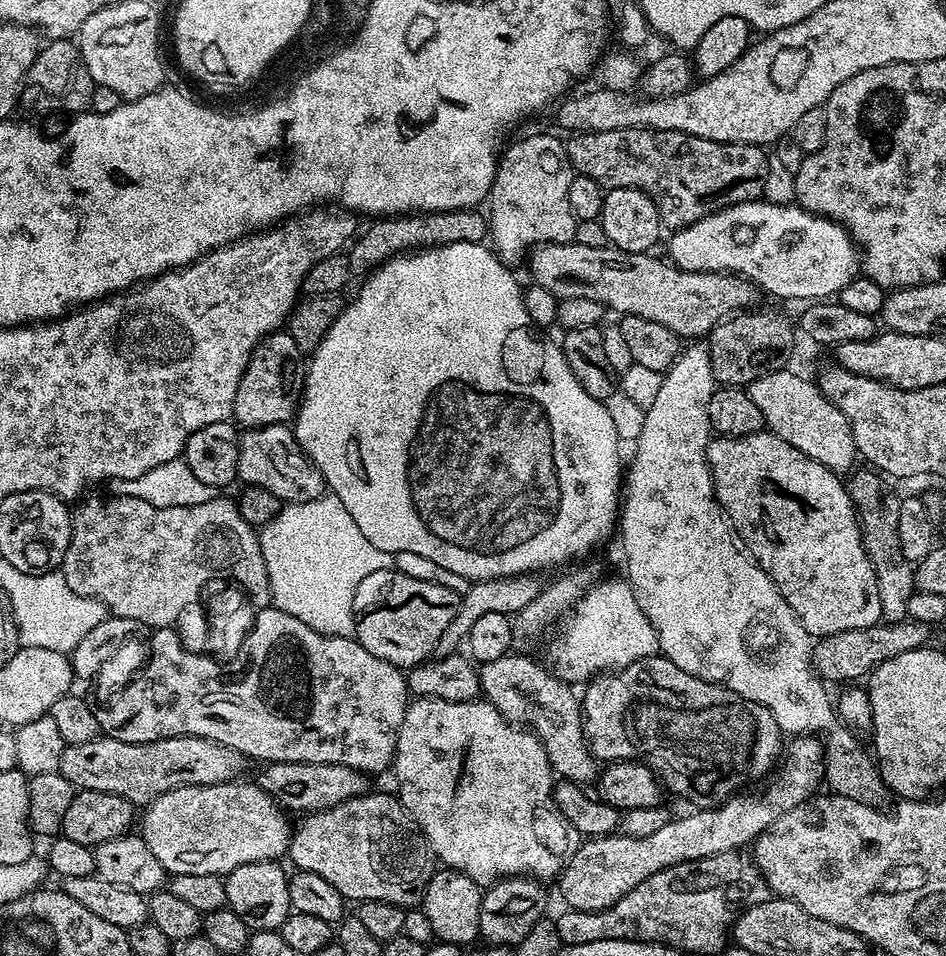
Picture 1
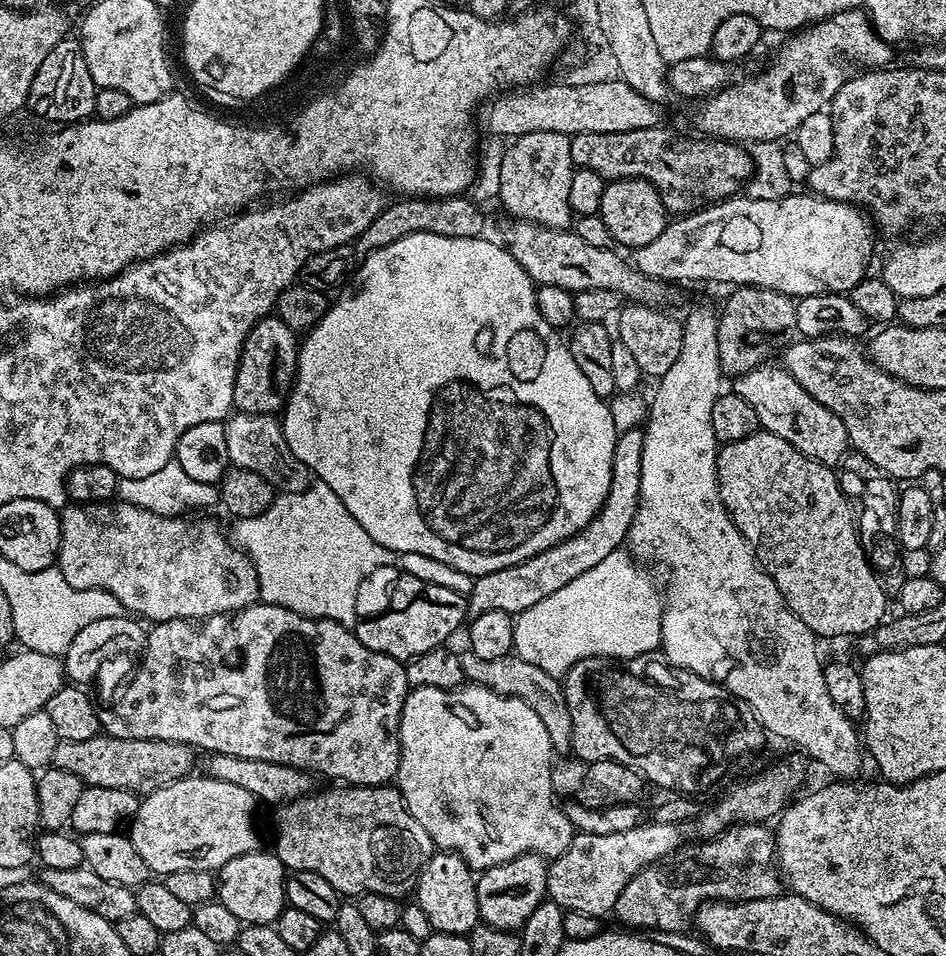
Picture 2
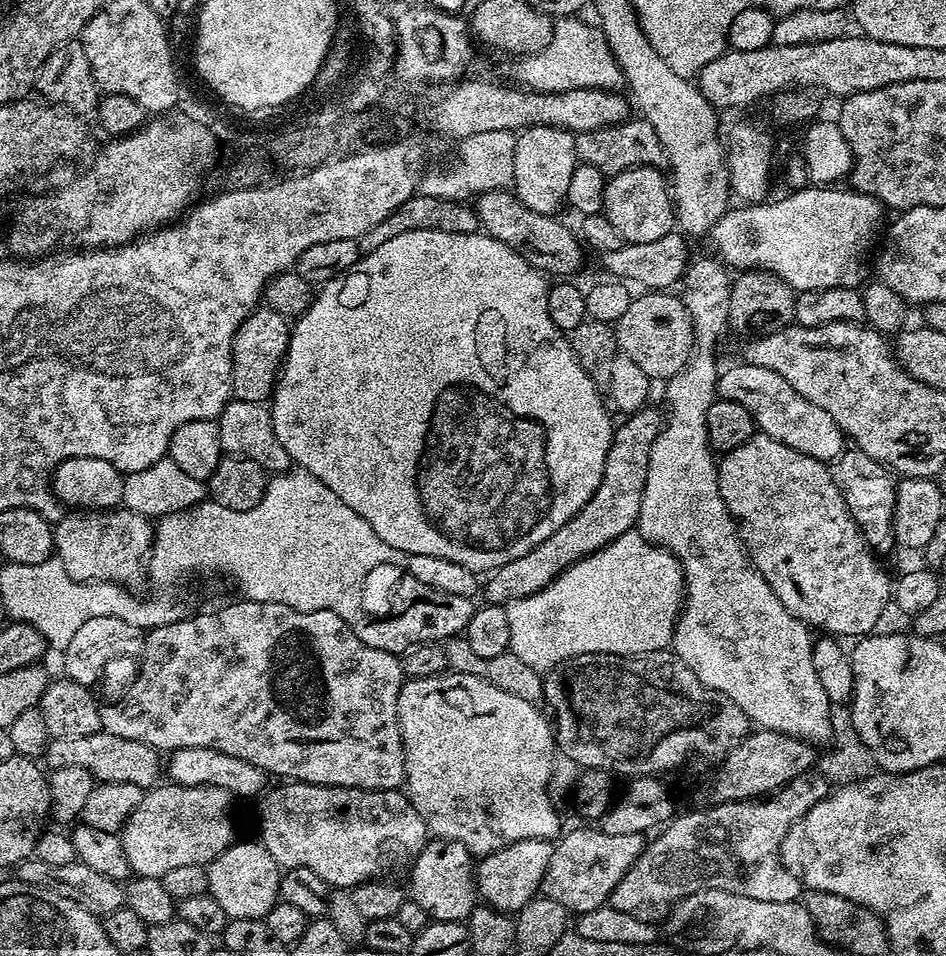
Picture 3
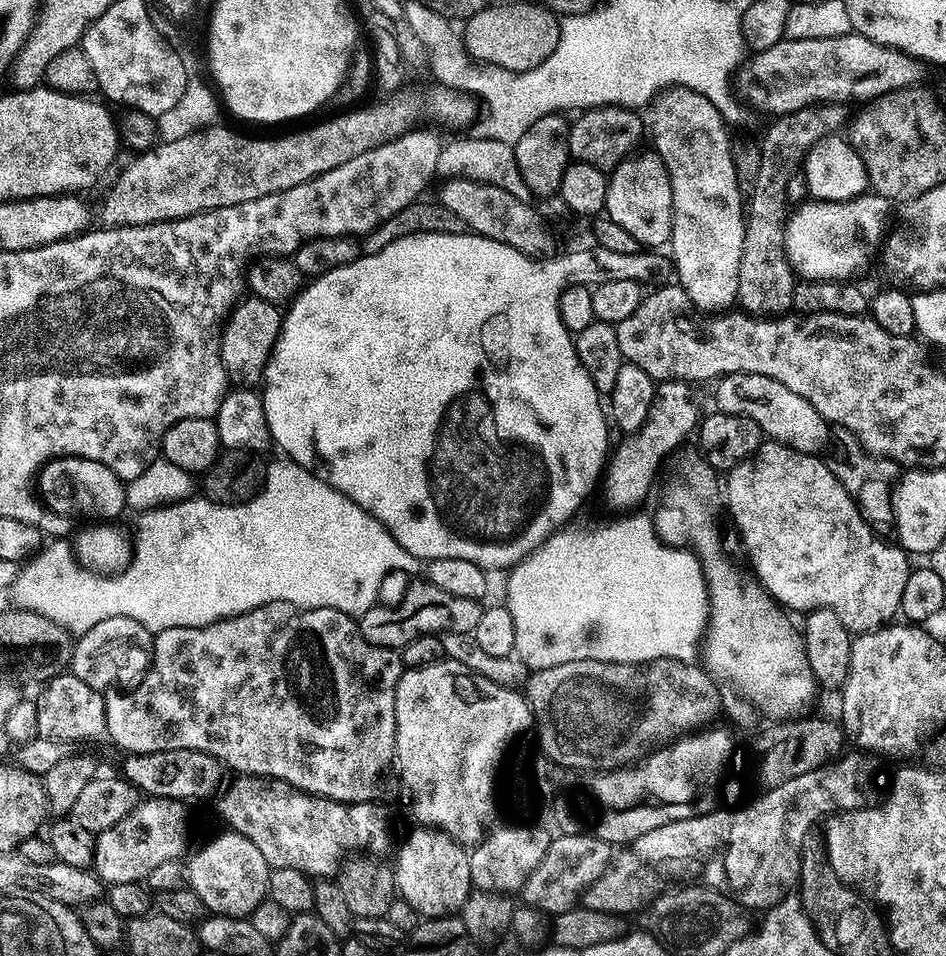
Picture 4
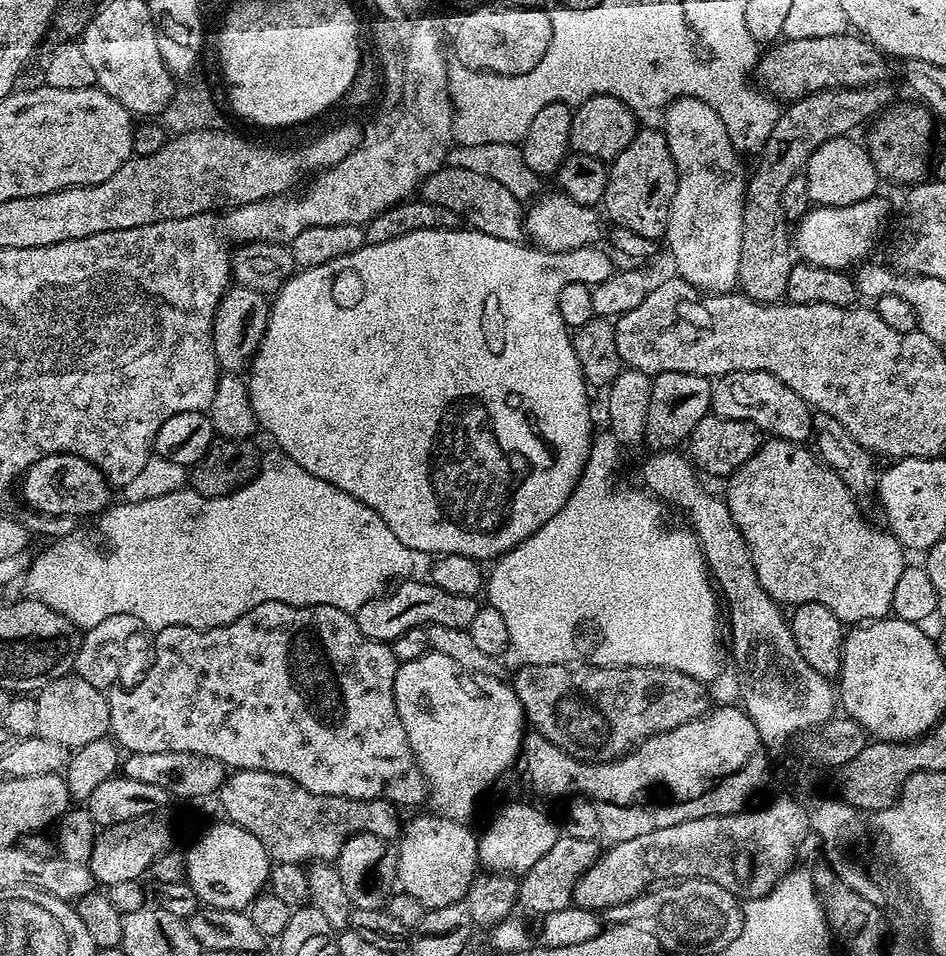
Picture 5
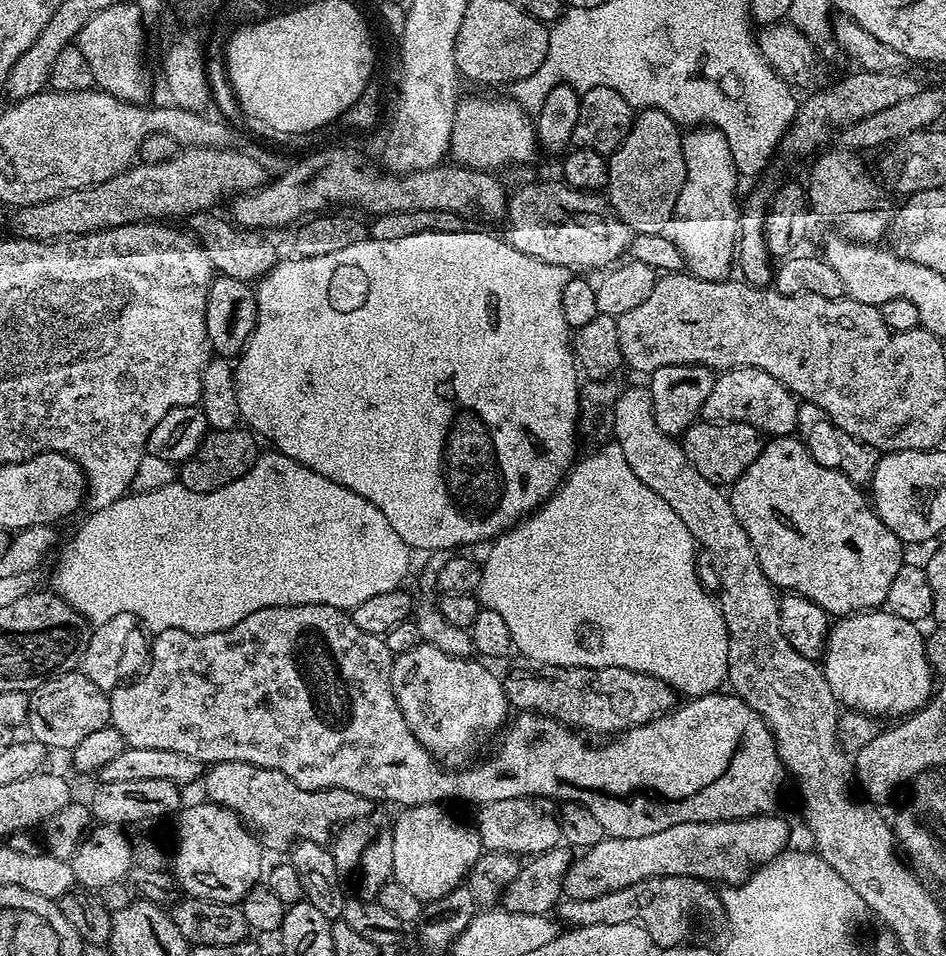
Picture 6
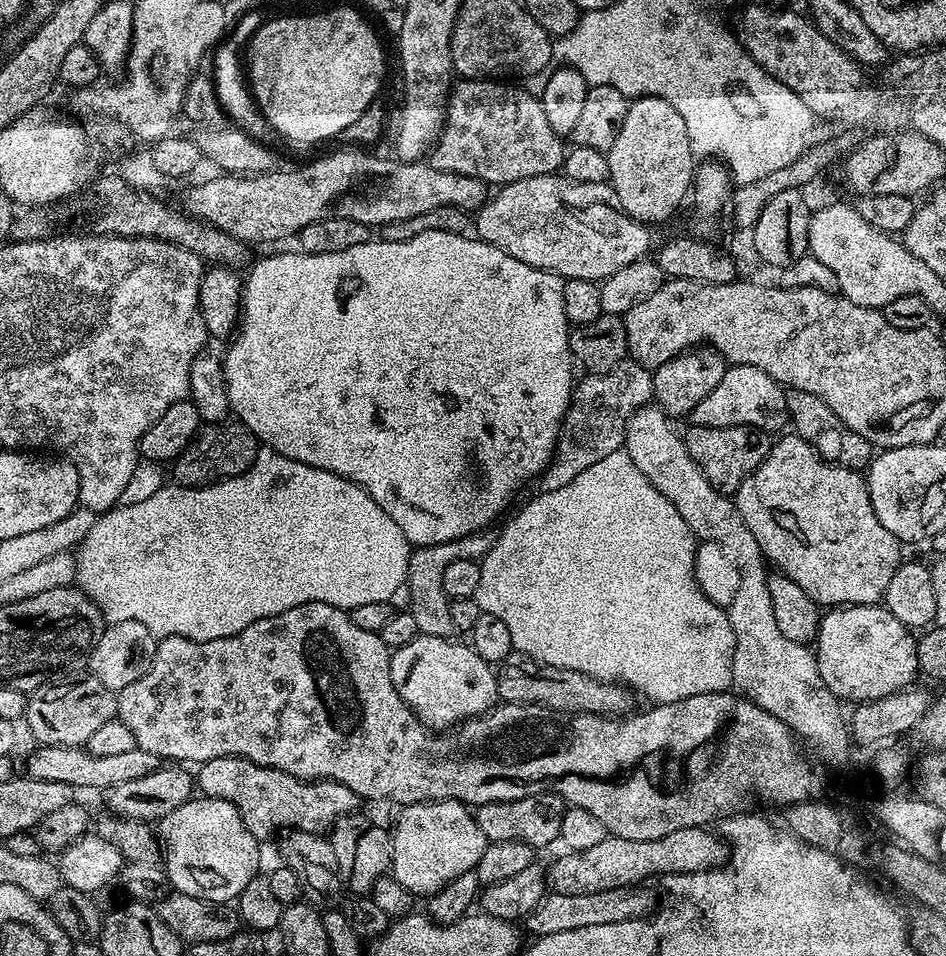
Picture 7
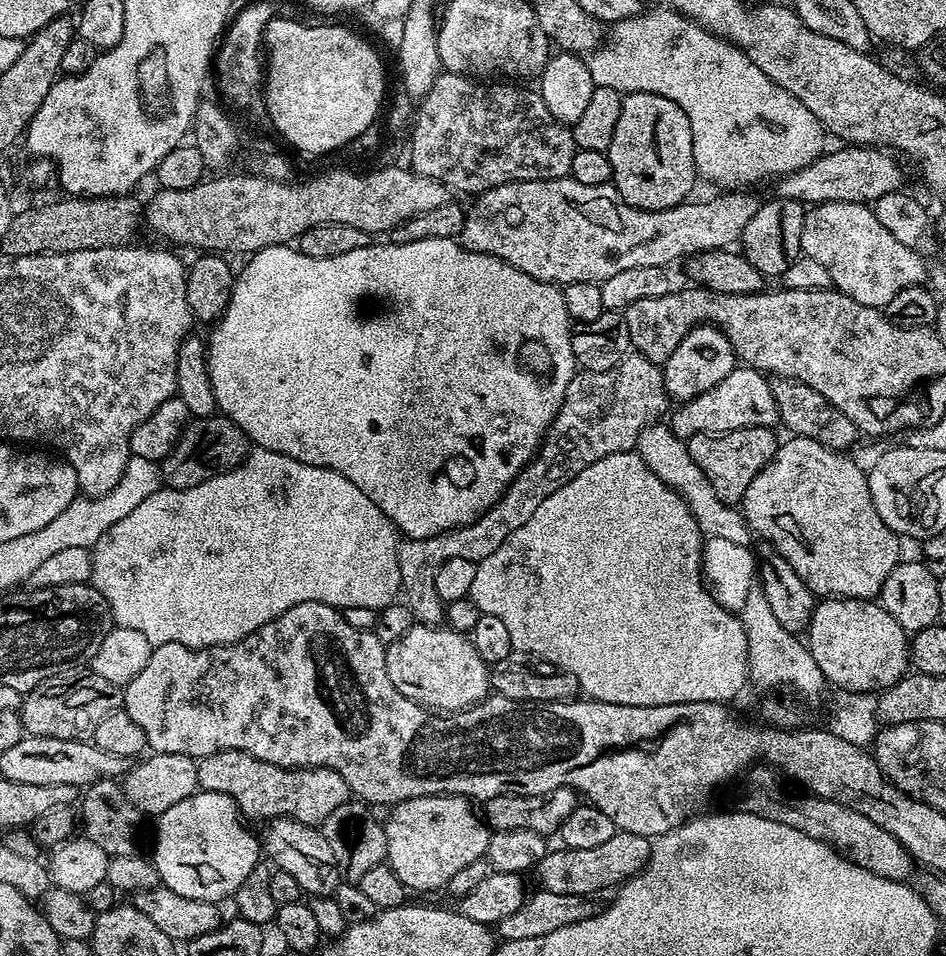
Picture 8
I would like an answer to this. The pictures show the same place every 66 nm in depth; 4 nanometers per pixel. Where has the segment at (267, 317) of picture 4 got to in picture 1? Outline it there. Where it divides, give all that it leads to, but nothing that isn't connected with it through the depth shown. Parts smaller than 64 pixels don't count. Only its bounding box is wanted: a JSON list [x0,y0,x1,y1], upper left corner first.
[232,330,306,429]

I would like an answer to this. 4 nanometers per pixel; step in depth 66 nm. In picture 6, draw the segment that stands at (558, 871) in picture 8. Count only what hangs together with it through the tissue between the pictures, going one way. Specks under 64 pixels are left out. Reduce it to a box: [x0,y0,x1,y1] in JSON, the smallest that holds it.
[564,814,789,900]

